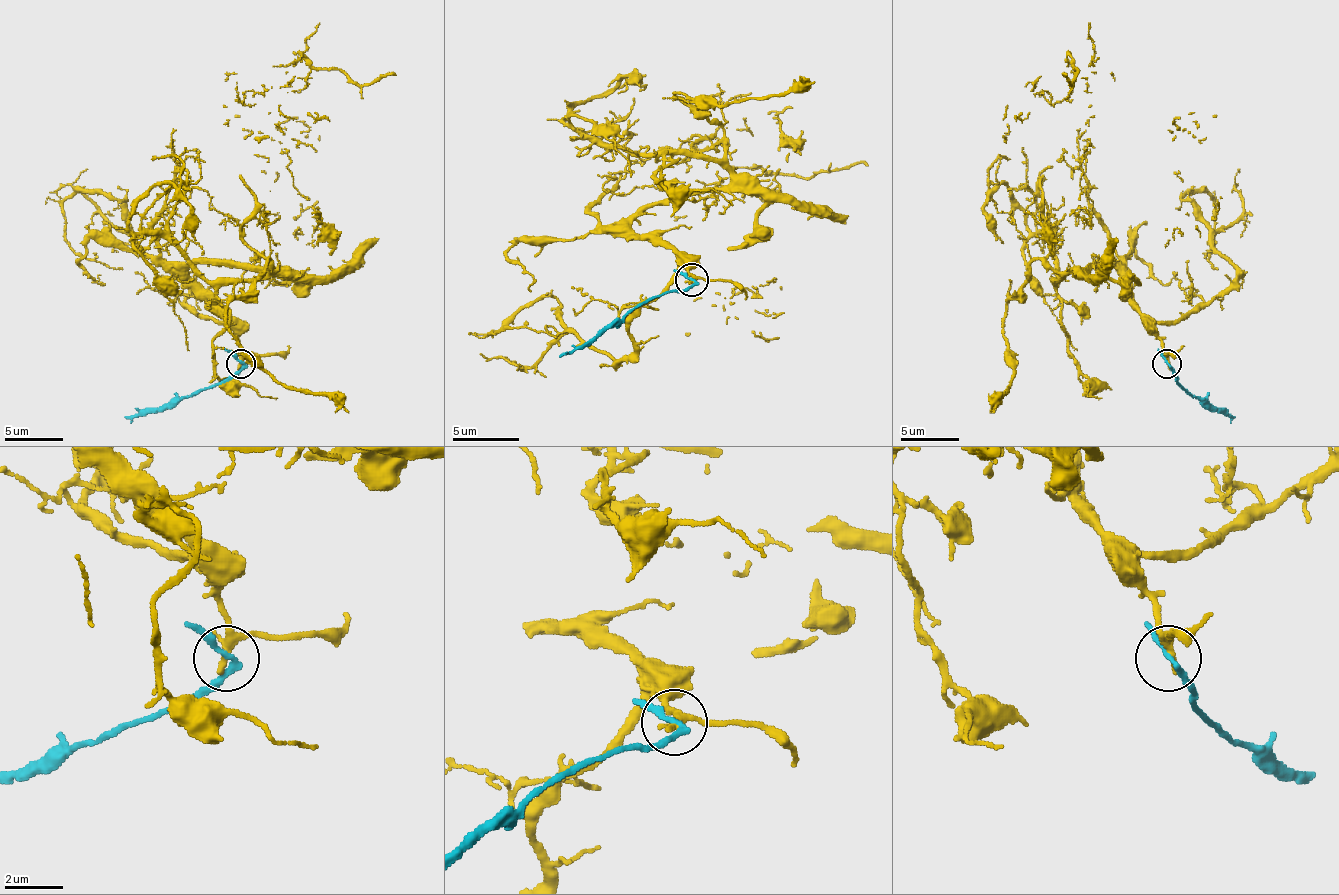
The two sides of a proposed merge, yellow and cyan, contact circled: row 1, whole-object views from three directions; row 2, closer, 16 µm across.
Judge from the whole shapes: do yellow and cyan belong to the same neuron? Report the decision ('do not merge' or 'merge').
do not merge

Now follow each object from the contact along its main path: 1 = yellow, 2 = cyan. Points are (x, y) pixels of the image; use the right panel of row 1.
1: (1166, 361), (1117, 268), (1073, 274), (1050, 239), (1079, 204), (1093, 115), (1070, 57), (1032, 88), (1114, 80)
2: (1166, 364), (1192, 396), (1227, 416), (1235, 416)

